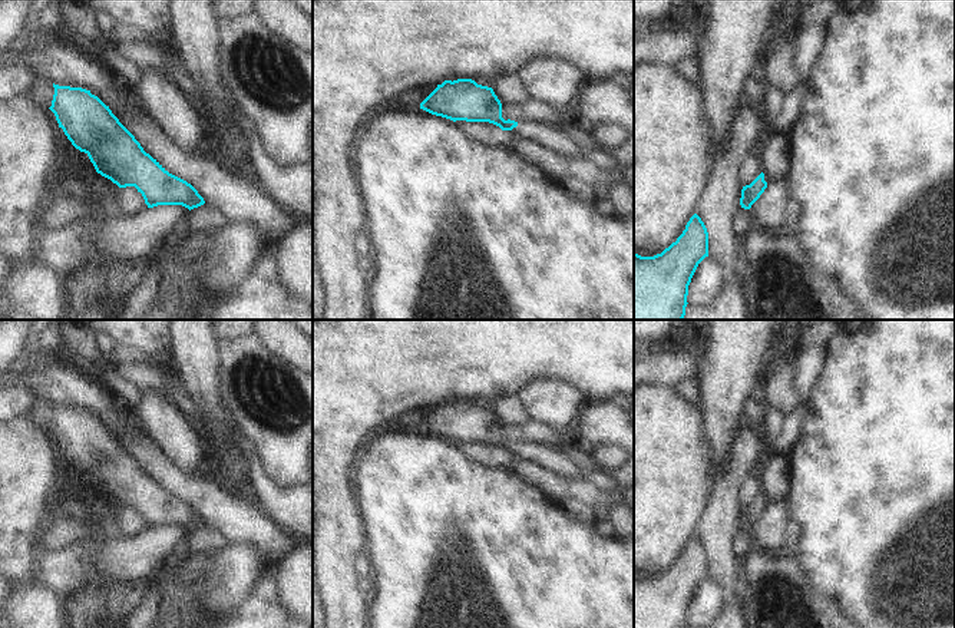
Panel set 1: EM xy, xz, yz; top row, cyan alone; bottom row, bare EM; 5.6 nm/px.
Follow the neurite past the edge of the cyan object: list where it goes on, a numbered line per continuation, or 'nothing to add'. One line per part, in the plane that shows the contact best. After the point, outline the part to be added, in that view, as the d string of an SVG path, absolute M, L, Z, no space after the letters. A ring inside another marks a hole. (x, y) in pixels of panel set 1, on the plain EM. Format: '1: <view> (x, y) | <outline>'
1: xz (552, 459) | M519 443L512 453L516 459L536 463L562 477L568 477L571 480L582 479L582 469L568 455L556 447L528 446Z

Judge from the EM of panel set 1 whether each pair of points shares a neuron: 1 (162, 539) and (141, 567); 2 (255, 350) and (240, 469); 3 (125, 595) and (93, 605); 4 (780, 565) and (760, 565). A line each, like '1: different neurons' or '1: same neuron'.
1: same neuron
2: different neurons
3: same neuron
4: same neuron

